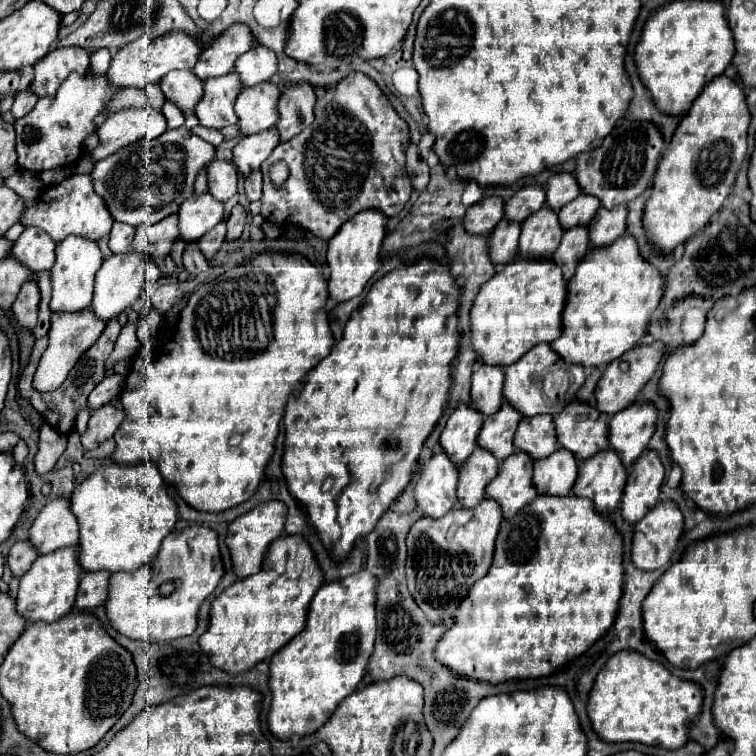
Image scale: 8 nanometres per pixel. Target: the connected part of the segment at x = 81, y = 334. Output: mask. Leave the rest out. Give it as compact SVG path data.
M90 308L88 310L80 310L76 314L52 314L50 318L50 344L46 348L46 352L42 354L40 358L40 364L38 364L38 370L34 374L34 388L40 390L40 392L52 392L56 390L64 378L68 376L68 372L74 368L74 364L80 360L80 356L100 338L102 330L106 328L106 320L98 318Z

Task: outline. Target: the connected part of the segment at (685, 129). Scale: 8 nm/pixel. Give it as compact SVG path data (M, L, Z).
M728 76L708 82L676 128L672 142L662 154L654 176L652 196L644 208L648 238L662 252L672 252L680 242L692 238L720 210L744 162L748 144L750 110L742 88Z

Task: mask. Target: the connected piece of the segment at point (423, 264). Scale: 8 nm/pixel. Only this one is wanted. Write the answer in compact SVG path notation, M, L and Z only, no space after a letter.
M418 258L414 264L408 264L406 268L398 268L388 272L384 278L380 278L368 292L364 304L352 312L350 320L344 326L342 340L336 342L332 352L308 372L304 388L296 396L294 402L286 406L286 416L284 416L284 430L286 430L286 450L284 450L284 460L282 460L282 472L288 480L288 490L290 494L306 508L310 524L318 530L324 546L332 552L334 558L342 560L348 556L348 550L354 546L354 542L368 532L372 532L372 526L376 526L380 514L384 514L390 504L402 494L402 490L410 484L414 466L418 462L420 450L434 430L436 422L440 420L444 412L444 404L448 400L448 392L452 386L452 362L458 354L458 306L460 306L460 286L456 278L444 272L444 264L436 262L434 258Z

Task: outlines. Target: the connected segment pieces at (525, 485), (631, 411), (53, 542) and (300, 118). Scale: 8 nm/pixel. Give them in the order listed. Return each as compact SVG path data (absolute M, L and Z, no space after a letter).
M518 450L502 462L498 476L488 484L486 494L502 506L502 514L506 520L512 518L512 514L516 514L516 510L526 506L532 498L536 498L538 492L532 482L532 474L532 456Z
M646 400L632 402L610 418L610 446L618 450L626 466L646 450L656 432L656 420L658 408Z
M56 496L40 510L30 528L30 542L36 544L40 554L78 544L78 522L68 496Z
M310 82L290 84L284 88L278 104L280 120L276 124L282 140L290 140L300 134L314 120L314 104L316 94Z

